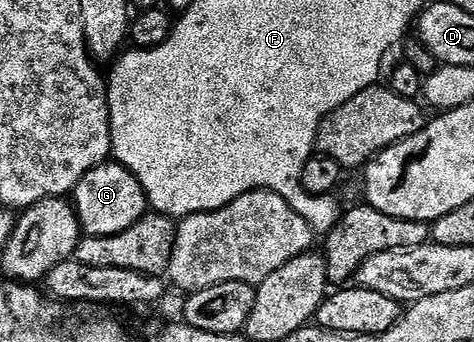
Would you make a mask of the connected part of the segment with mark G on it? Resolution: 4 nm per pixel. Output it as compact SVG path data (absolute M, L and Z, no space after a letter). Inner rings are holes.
M115 160L105 161L86 172L86 176L82 176L74 191L76 215L83 233L90 238L105 238L118 232L126 232L126 228L130 228L144 217L149 206L144 186Z

